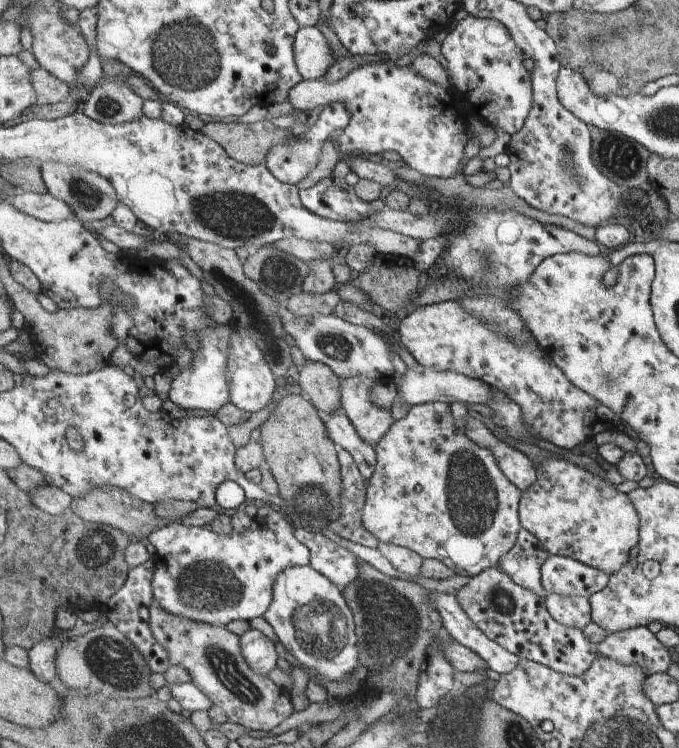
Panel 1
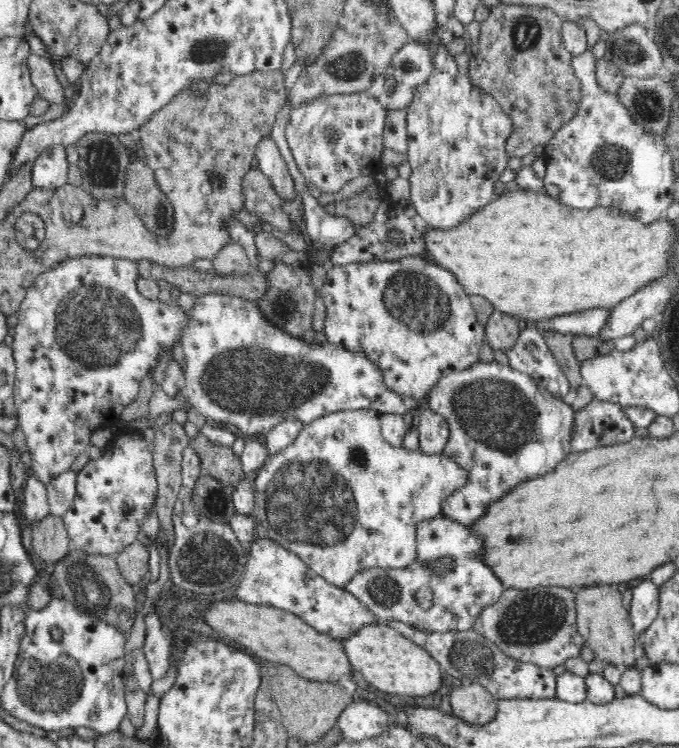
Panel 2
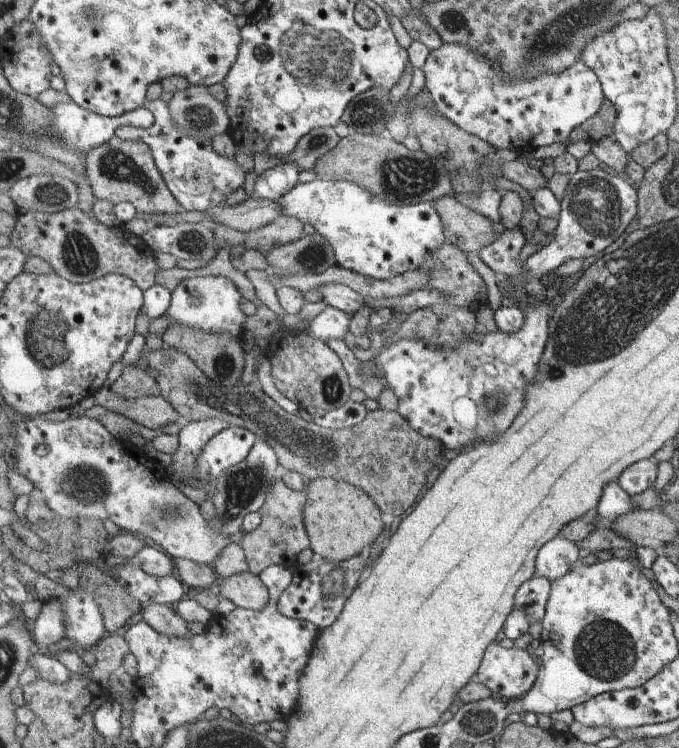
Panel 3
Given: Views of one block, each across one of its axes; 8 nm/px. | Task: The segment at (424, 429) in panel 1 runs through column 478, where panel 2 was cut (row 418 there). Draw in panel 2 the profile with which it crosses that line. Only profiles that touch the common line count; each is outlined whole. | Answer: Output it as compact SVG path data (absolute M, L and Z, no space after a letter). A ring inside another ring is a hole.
M496 361L476 362L466 370L450 372L428 389L422 402L432 413L442 416L447 424L447 441L441 454L469 473L468 483L447 494L441 502L441 512L459 523L478 522L478 518L488 514L492 504L502 500L521 483L553 472L573 452L570 442L576 413L572 406L509 365L501 366Z

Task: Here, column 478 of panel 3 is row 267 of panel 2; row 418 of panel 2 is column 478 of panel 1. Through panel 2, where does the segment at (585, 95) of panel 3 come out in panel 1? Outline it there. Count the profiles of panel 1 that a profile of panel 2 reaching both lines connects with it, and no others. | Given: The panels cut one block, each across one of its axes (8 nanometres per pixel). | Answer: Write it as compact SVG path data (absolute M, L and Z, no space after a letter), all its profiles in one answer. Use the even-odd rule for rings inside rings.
M470 15L449 31L441 44L448 70L457 91L469 91L484 124L496 126L511 136L525 125L534 109L532 72L523 64L527 57L514 41L510 30L498 20Z

